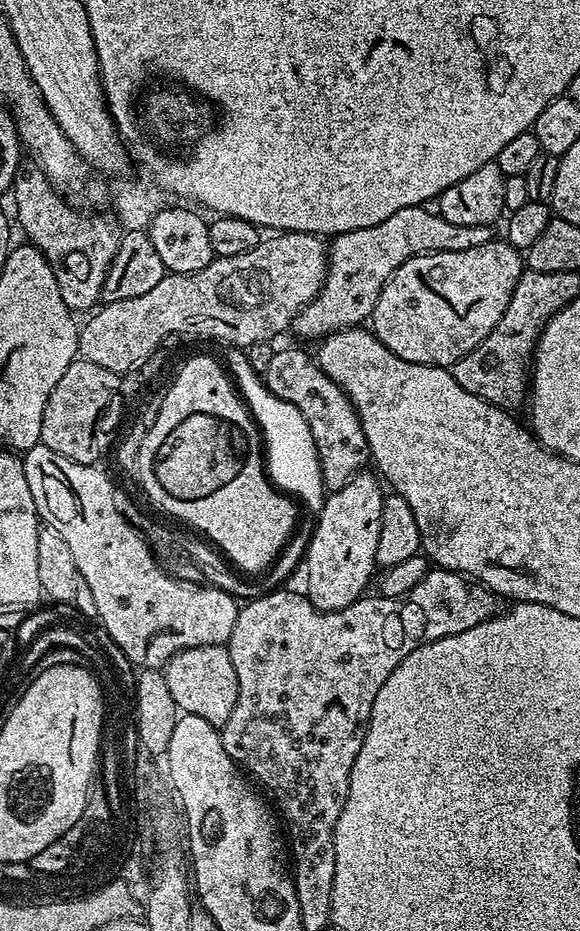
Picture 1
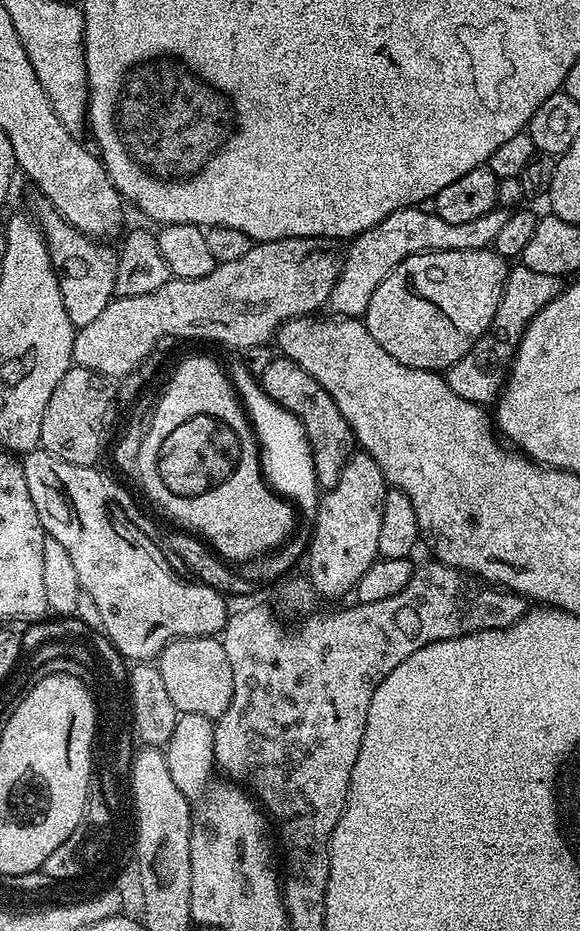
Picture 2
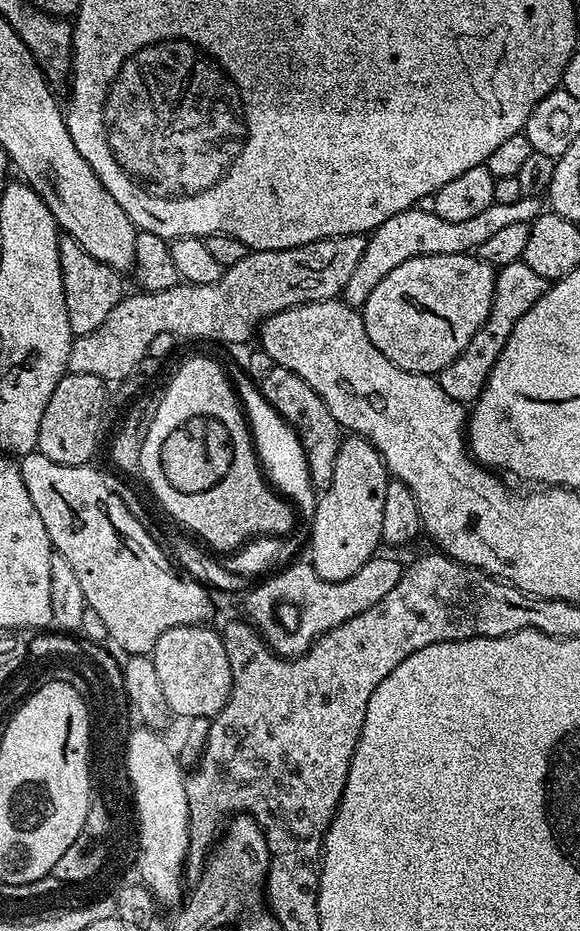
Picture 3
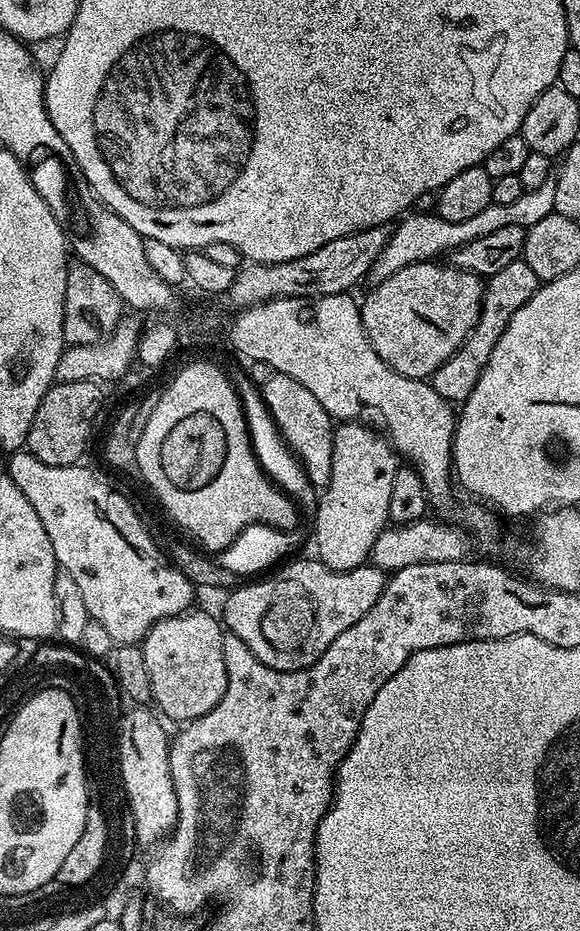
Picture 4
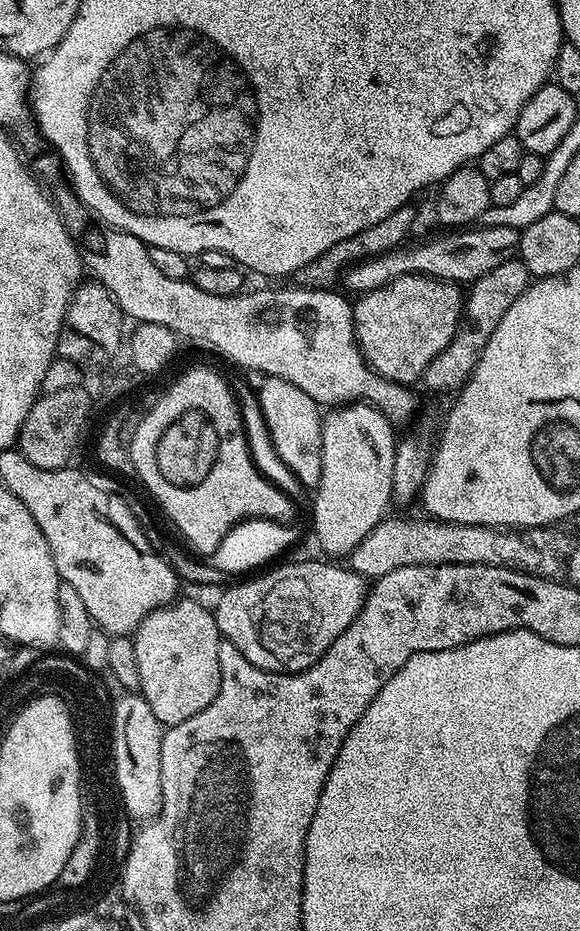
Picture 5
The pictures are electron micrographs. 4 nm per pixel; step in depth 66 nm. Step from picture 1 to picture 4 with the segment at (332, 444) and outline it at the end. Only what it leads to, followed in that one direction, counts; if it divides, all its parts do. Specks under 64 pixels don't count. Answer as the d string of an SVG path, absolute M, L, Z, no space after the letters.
M273 372L266 383L259 385L259 391L282 440L294 453L306 478L316 490L327 488L332 465L332 415L314 394L310 394L310 390L306 390L306 386L302 386L302 382L294 382L294 378L281 372Z

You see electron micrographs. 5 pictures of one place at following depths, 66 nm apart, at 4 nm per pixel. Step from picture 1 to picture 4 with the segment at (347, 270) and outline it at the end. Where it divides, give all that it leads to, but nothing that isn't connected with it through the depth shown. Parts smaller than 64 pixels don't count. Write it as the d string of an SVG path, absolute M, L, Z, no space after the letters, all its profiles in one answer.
M555 179L542 182L542 186L538 186L538 190L524 191L516 201L510 202L510 206L490 203L486 206L486 210L474 214L474 218L466 218L466 222L446 222L446 218L435 214L429 214L429 216L405 215L393 227L385 248L370 266L366 275L367 282L369 281L369 285L375 286L386 278L390 278L390 274L398 274L398 270L402 270L406 266L447 257L466 242L470 242L474 238L483 238L484 235L492 233L493 230L499 230L502 226L522 226L525 230L534 226L534 222L546 218L546 214L555 212L555 185Z

